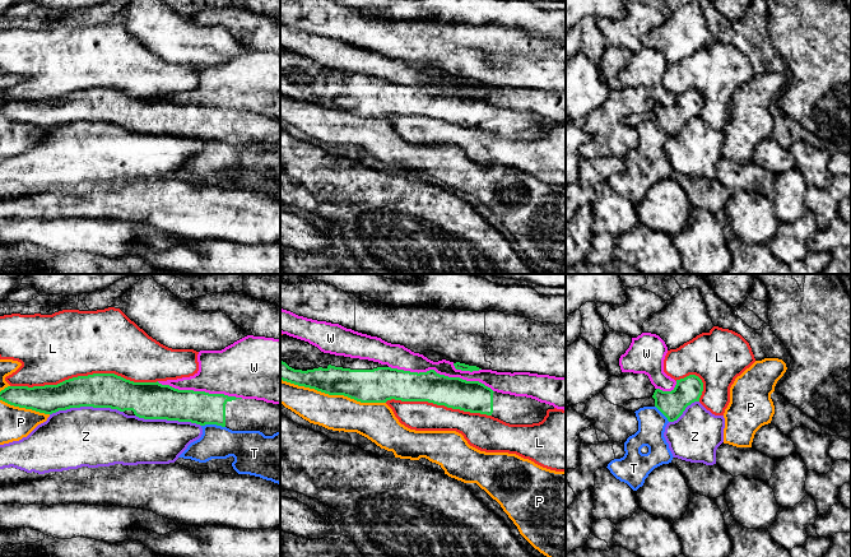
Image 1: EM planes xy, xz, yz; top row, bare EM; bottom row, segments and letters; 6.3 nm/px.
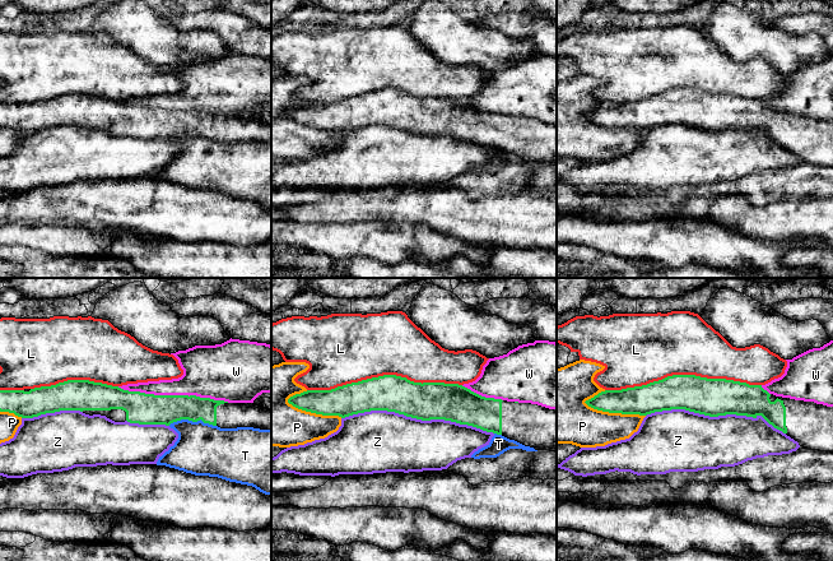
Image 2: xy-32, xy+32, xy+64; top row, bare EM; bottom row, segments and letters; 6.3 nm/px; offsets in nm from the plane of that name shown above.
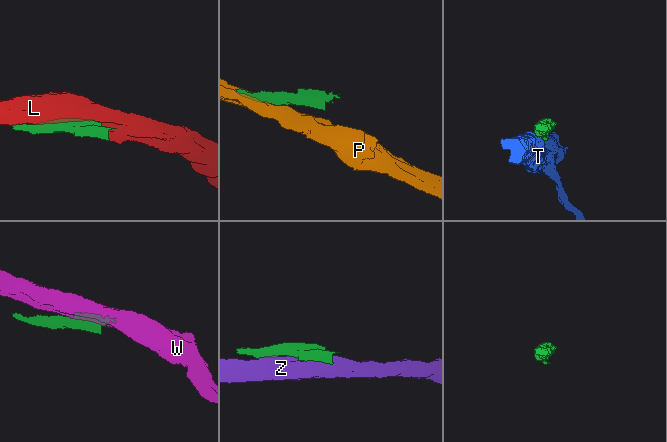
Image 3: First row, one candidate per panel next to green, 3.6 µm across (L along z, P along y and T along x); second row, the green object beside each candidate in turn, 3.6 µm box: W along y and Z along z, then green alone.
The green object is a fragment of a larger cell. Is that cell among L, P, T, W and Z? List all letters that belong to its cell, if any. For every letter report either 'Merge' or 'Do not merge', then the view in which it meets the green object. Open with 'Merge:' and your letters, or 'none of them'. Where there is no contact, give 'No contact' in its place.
Merge: none of them
L: Do not merge. Touches green in xy
P: Do not merge. Touches green in xz
T: Do not merge. Touches green in xy
W: Do not merge. Touches green in xz
Z: Do not merge. Touches green in xy

